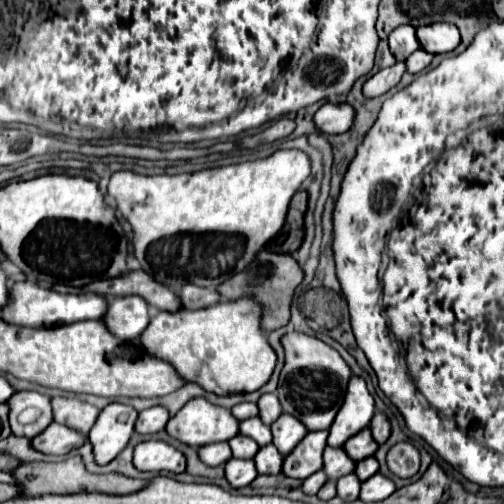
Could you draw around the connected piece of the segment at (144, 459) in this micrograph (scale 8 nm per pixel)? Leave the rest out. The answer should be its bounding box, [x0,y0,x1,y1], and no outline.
[134,440,186,474]

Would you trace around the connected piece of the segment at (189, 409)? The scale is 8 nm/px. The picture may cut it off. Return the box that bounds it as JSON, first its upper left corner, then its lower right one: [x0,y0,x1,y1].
[166,398,238,448]

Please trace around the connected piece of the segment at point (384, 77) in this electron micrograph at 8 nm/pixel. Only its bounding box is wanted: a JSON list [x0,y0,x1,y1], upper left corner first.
[364,62,406,98]

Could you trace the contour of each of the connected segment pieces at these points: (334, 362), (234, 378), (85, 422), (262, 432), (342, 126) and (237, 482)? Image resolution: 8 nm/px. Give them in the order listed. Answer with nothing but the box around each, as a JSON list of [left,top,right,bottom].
[[276,332,352,432],[140,298,276,396],[52,398,100,432],[240,418,272,446],[314,104,354,134],[226,458,258,488]]

